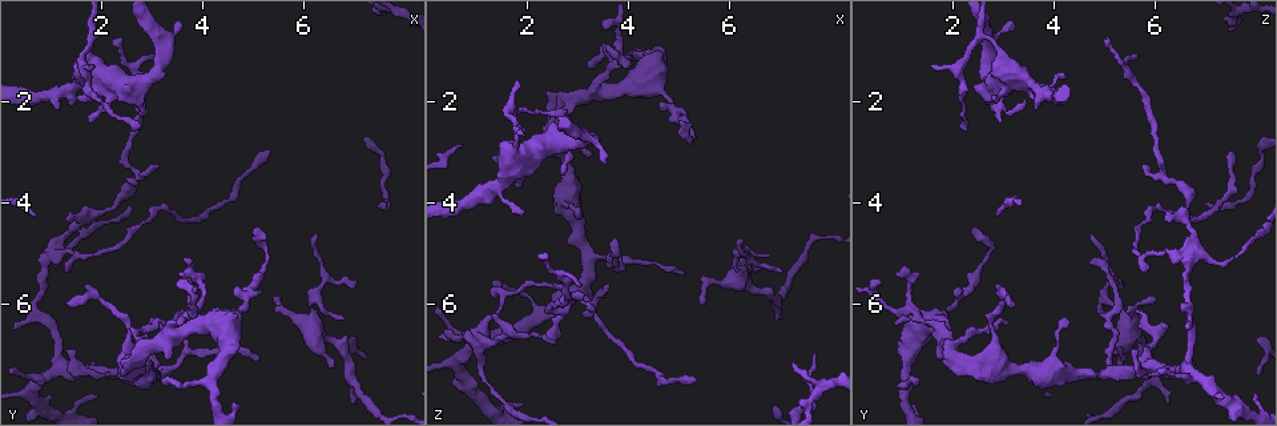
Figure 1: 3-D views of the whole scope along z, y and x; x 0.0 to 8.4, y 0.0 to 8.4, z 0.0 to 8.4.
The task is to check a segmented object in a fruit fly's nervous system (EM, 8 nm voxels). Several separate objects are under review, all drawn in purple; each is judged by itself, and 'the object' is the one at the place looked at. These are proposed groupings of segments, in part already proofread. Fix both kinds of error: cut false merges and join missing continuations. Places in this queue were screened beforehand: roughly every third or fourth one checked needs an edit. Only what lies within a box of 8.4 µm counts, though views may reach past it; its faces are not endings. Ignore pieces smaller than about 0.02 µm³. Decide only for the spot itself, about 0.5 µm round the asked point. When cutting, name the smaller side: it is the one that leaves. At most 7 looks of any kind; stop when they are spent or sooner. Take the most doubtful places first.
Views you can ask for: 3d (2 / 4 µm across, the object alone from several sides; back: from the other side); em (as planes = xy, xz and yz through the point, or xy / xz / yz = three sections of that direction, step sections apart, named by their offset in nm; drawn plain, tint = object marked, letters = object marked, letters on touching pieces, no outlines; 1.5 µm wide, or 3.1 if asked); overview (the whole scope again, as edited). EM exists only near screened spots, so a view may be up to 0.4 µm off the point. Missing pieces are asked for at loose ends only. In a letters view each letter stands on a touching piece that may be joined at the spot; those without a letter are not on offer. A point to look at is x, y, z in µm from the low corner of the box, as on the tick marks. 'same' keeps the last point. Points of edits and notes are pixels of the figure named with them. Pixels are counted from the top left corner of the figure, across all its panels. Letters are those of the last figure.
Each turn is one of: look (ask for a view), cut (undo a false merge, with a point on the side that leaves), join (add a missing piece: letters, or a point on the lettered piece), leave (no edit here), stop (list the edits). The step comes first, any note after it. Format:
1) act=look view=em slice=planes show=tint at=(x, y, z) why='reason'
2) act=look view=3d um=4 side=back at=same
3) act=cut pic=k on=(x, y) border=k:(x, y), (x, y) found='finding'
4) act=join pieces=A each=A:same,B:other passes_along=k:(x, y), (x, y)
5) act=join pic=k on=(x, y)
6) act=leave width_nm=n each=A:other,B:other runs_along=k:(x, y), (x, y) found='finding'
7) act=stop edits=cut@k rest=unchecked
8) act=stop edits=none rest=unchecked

act=look view=em slice=xz step=8 show=letters at=(3.25, 6.40, 3.05) why='thin end'

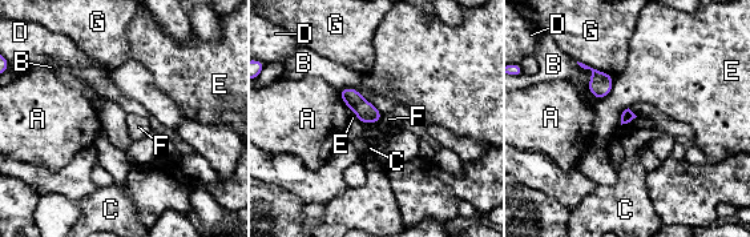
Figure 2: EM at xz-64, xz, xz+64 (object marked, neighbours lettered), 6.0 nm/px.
act=leave each=A:other,B:other,C:other,D:other,E:other,F:other,G:other border=2:(636, 116), (621, 125) found='none of them fits'

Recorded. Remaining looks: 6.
act=look view=em slice=planes show=letters at=(3.15, 7.55, 1.20) why='an open end'

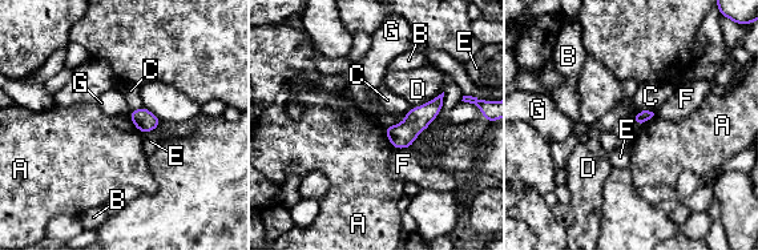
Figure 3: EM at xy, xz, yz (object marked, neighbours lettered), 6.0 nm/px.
act=leave each=A:other,B:other,C:other,D:other,E:other,F:other,G:other border=3:(383, 128), (387, 140), (395, 148) found='none of them fits'

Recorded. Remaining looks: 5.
act=look view=3d um=2 at=(1.45, 4.95, 5.90) why='calibre changes'

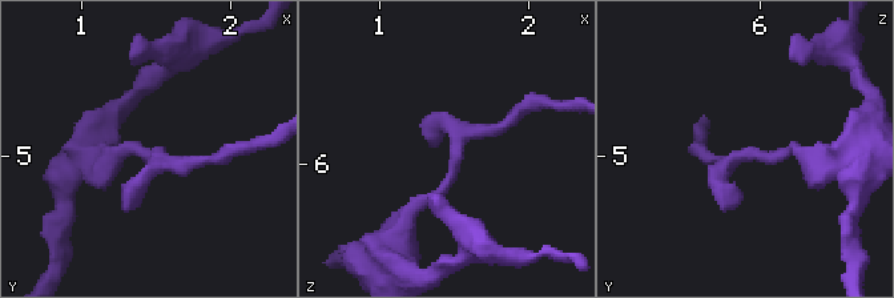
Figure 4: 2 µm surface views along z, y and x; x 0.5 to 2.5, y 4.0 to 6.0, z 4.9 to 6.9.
act=look view=em slice=planes show=letters at=(1.52, 4.96, 5.90)

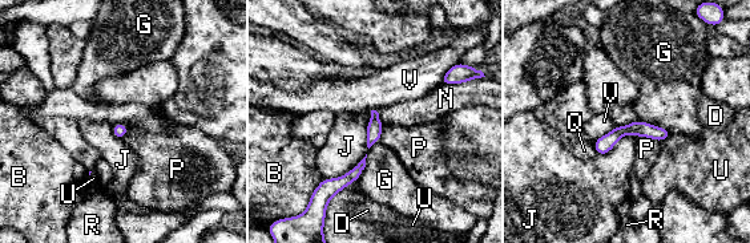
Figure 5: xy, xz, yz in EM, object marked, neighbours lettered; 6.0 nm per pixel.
act=leave width_nm=90 each=B:other,D:other,G:other,J:other,N:other,P:other,Q:other,R:other,U:other,V:other found='one neuron here'

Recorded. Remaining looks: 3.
act=stop edits=none rest=unchecked

